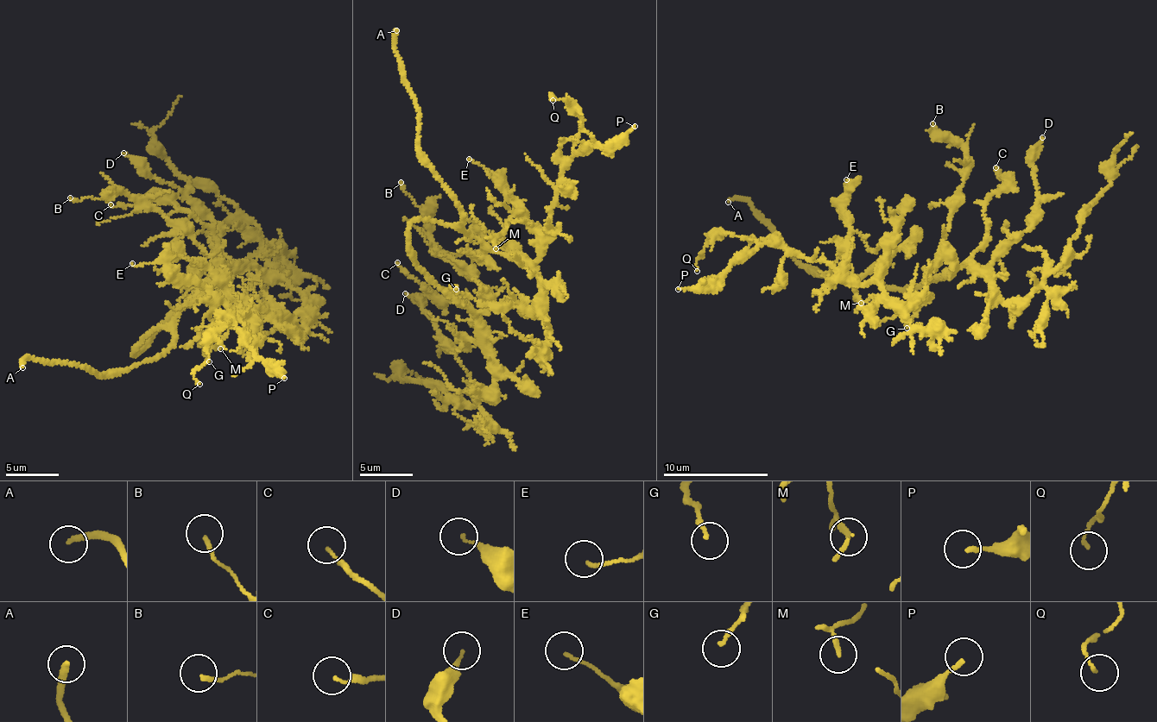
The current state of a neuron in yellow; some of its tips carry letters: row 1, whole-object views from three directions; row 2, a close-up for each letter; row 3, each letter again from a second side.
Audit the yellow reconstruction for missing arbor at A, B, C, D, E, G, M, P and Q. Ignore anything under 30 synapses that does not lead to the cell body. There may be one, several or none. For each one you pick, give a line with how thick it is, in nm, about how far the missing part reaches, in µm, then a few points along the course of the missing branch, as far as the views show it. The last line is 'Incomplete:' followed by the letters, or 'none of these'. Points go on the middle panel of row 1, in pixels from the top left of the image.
A: 240 nm thick; about 45 µm are missing
Incomplete: A

